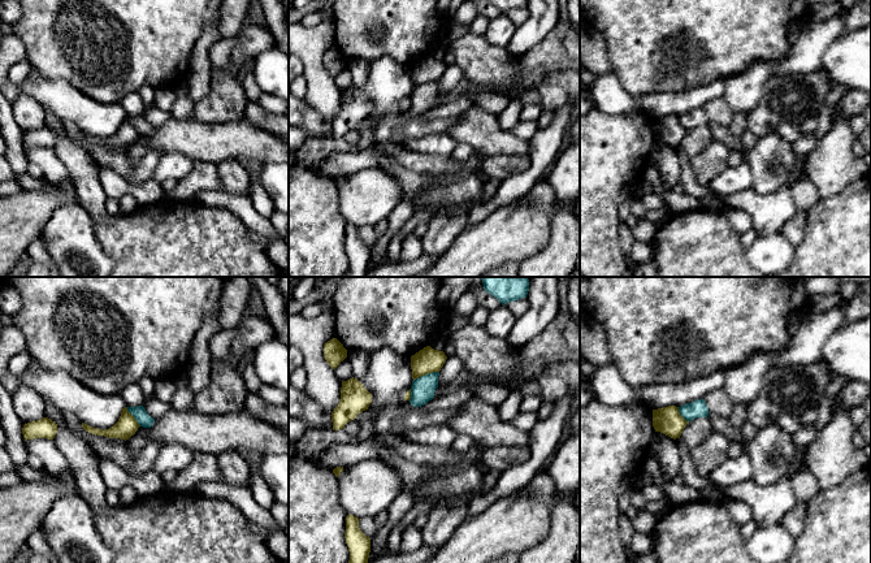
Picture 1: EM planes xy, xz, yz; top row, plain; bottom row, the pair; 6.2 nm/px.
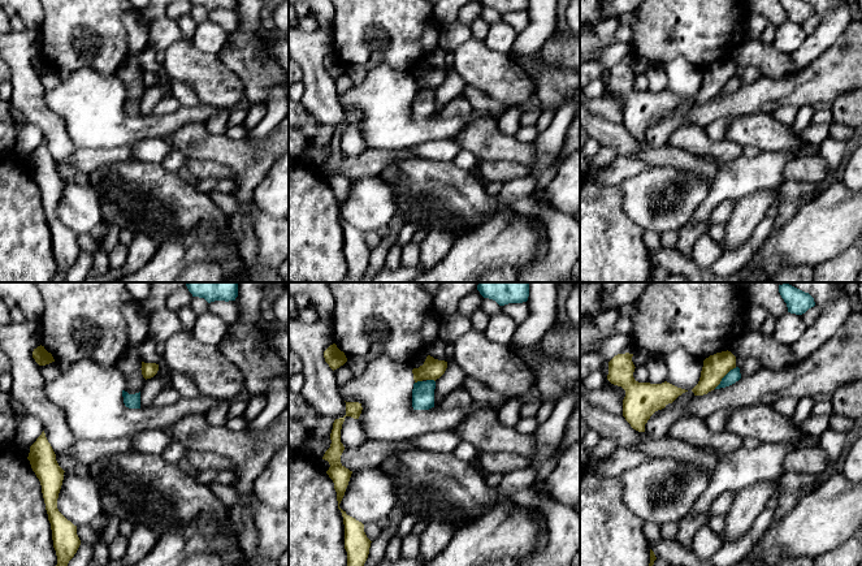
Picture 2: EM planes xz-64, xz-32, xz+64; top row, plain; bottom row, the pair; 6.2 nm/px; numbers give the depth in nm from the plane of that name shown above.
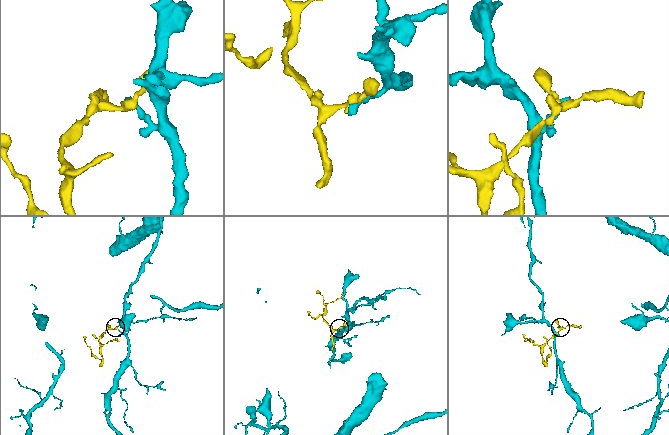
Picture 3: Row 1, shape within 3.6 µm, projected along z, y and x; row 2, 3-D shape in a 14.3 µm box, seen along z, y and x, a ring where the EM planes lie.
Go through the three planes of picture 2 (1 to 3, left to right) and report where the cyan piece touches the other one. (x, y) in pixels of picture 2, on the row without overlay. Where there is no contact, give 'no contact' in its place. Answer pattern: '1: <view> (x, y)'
1: no contact
2: xz-32 (430, 87)
3: xz+64 (724, 83)

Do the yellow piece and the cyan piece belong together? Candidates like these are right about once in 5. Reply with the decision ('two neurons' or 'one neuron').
two neurons

